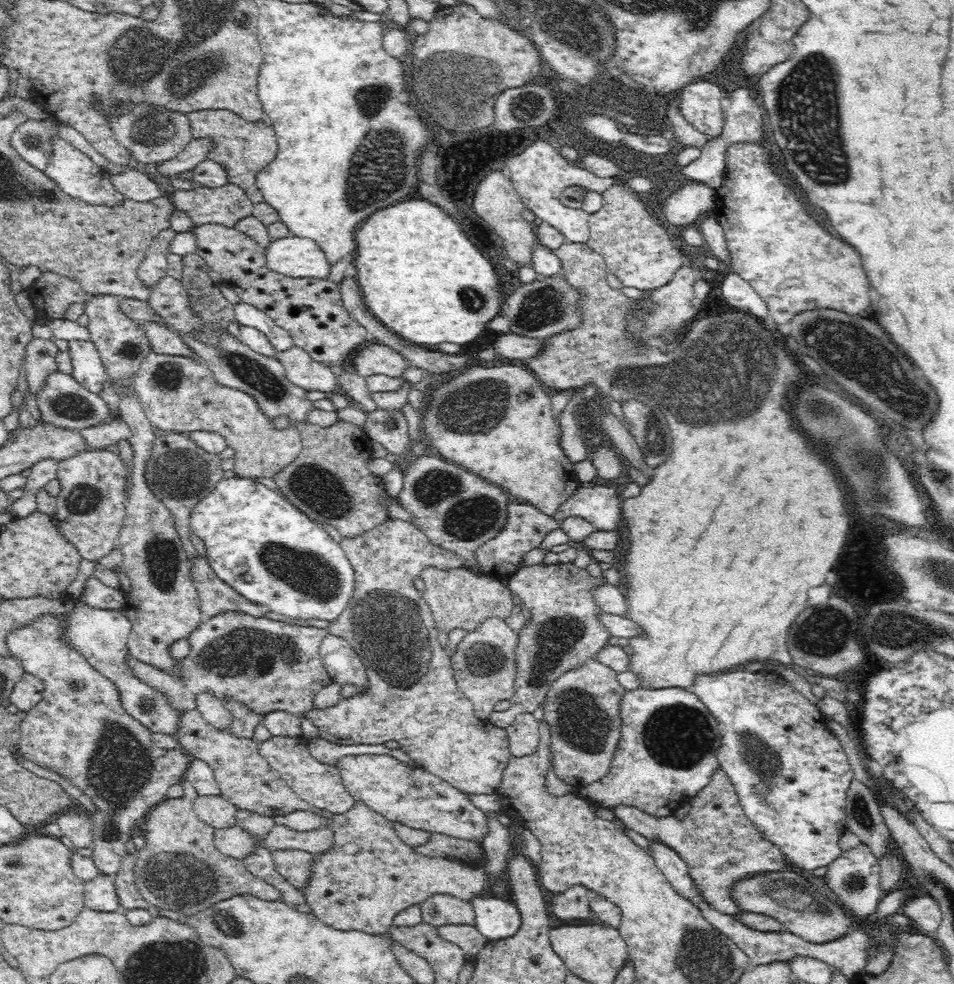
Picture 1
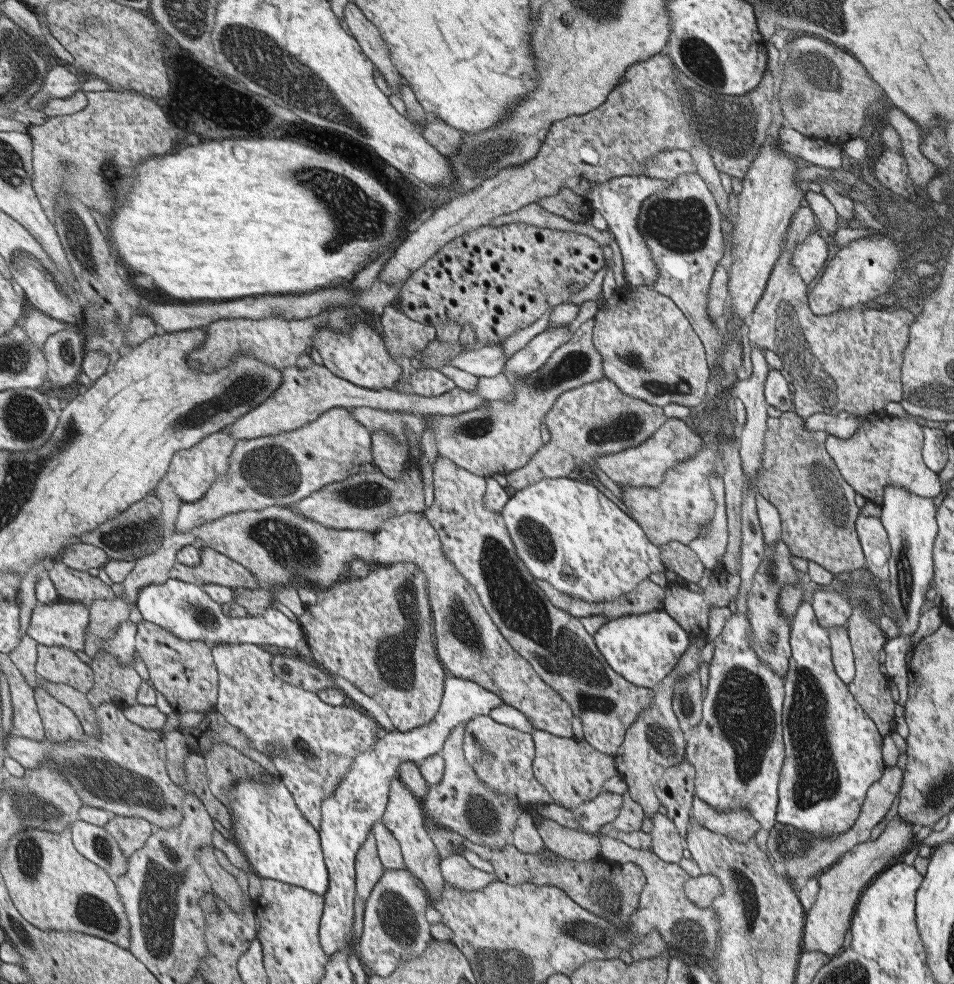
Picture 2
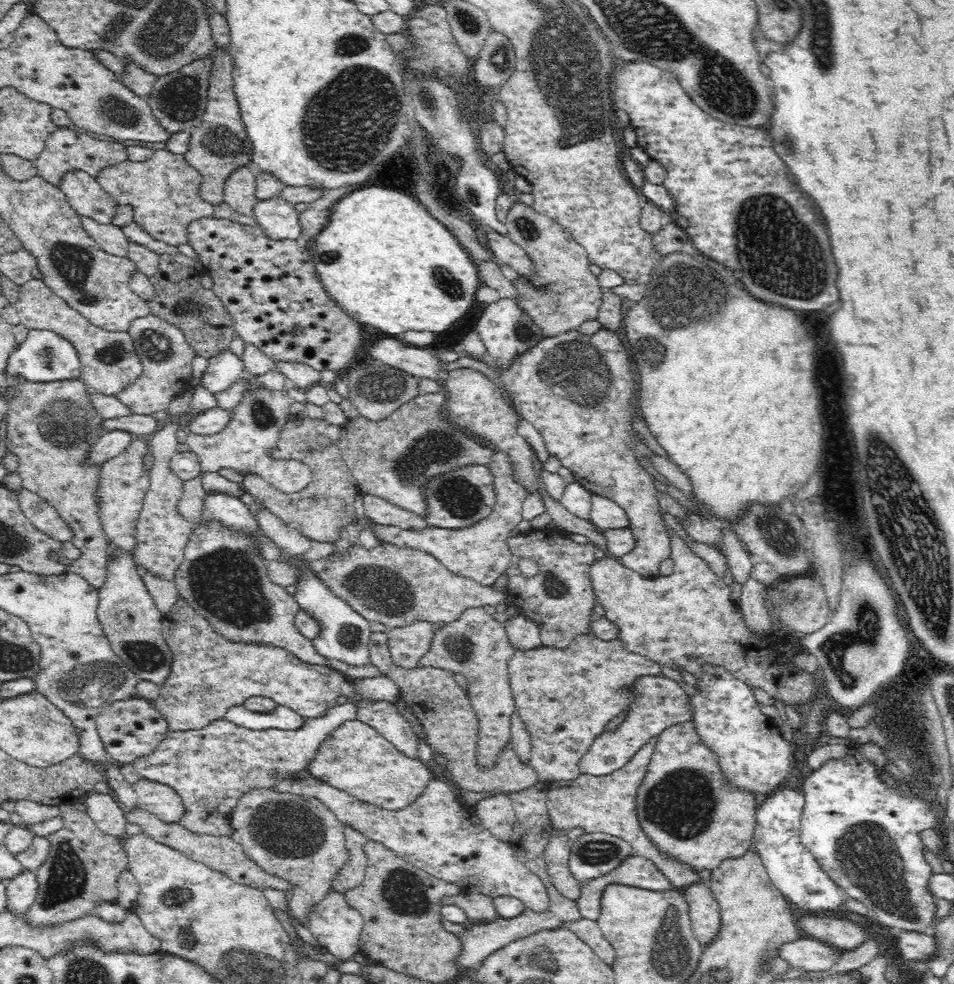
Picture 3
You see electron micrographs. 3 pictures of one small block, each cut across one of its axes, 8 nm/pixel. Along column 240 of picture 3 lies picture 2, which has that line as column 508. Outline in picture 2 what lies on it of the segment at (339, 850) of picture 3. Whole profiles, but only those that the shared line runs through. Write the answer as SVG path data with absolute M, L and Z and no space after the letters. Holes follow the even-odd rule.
M458 724L451 729L446 742L442 744L439 754L442 756L445 771L441 782L428 785L428 791L421 798L423 817L435 821L444 828L451 829L466 837L476 847L504 848L512 844L514 827L524 814L524 808L511 798L505 798L491 790L475 776L474 770L467 764L462 751L464 725Z

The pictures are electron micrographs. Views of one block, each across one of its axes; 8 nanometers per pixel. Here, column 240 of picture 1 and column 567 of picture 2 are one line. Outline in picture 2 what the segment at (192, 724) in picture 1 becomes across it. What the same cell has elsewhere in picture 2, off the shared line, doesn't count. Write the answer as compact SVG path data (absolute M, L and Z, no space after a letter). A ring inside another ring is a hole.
M537 729L530 735L534 741L534 777L546 787L554 803L563 808L573 810L595 798L601 792L602 784L619 773L612 756L595 750L580 736L563 738Z

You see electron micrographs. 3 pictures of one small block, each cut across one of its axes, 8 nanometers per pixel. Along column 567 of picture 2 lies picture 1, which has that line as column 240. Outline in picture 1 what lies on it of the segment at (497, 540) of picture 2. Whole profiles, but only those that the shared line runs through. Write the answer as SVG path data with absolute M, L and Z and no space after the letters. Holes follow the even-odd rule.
M202 612L202 623L188 639L191 651L183 658L178 671L173 674L163 671L139 662L134 655L128 656L128 667L138 680L164 693L180 715L192 710L198 711L198 696L211 694L221 701L224 697L236 700L262 718L270 712L280 710L303 719L307 710L314 708L318 692L333 682L323 666L320 654L320 644L329 635L327 630L306 628L306 624L283 624L282 620L270 620L270 616L248 616L242 612L220 612L218 616L206 616Z

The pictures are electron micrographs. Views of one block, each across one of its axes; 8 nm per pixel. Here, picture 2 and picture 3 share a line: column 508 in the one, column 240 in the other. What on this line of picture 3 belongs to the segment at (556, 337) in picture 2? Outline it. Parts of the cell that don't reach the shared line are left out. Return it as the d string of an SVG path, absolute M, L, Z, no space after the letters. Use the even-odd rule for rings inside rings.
M229 348L220 350L218 356L209 359L209 367L200 384L210 392L225 391L244 377L242 359Z

